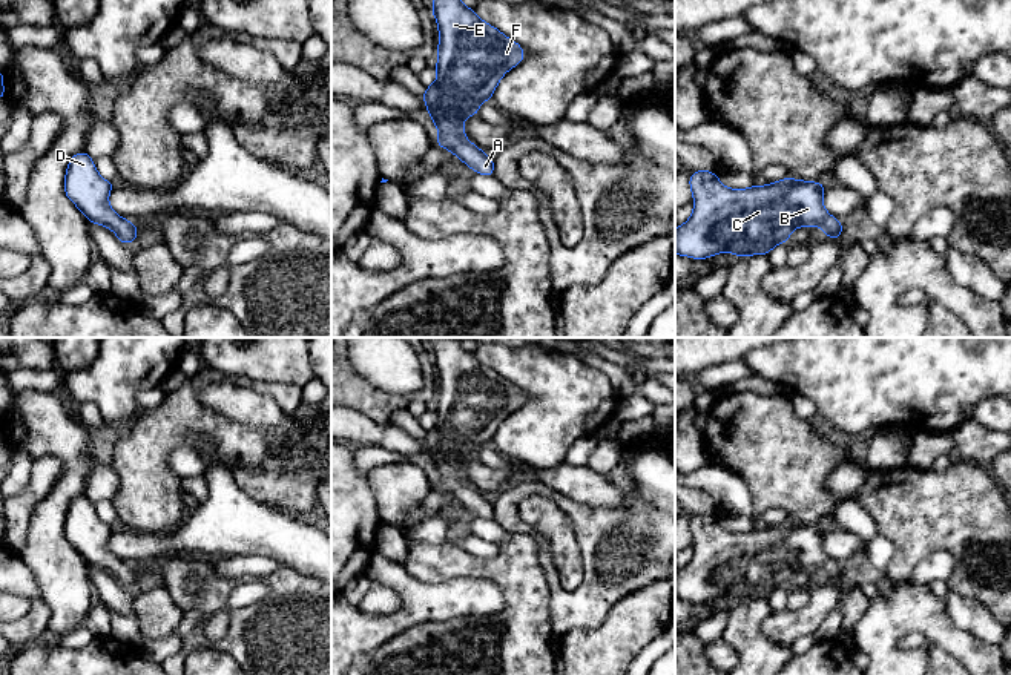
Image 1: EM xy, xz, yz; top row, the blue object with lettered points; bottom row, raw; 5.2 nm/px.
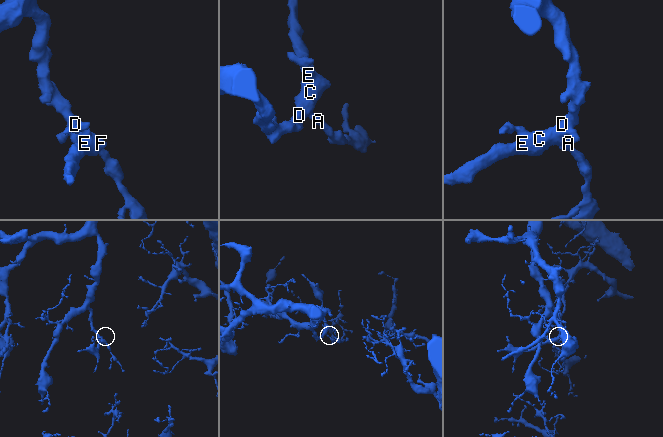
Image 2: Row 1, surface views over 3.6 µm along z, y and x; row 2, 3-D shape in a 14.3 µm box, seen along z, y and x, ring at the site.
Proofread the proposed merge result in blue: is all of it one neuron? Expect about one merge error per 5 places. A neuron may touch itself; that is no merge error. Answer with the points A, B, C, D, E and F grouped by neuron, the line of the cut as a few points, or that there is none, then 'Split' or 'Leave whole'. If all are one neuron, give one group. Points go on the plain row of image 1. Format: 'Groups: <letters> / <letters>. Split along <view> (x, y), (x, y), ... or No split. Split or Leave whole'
Groups: A B C D E F. No split. Leave whole

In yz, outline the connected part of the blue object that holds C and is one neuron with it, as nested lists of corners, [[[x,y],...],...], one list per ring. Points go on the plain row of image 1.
[[[692,515],[689,529],[693,538],[692,560],[675,572],[675,598],[707,603],[721,595],[739,601],[769,598],[770,594],[787,586],[796,571],[819,569],[828,581],[841,583],[841,563],[833,561],[822,548],[827,528],[784,522],[769,529],[749,532],[727,532],[715,515]]]

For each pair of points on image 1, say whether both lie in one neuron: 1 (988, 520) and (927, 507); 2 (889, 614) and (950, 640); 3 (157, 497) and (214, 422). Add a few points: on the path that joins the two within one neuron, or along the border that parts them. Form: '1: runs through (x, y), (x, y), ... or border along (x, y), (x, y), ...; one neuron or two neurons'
1: runs through (973, 519), (965, 511), (942, 511); one neuron
2: runs through (904, 614), (924, 614), (935, 625); one neuron
3: runs through (157, 473), (157, 453), (189, 422); one neuron

